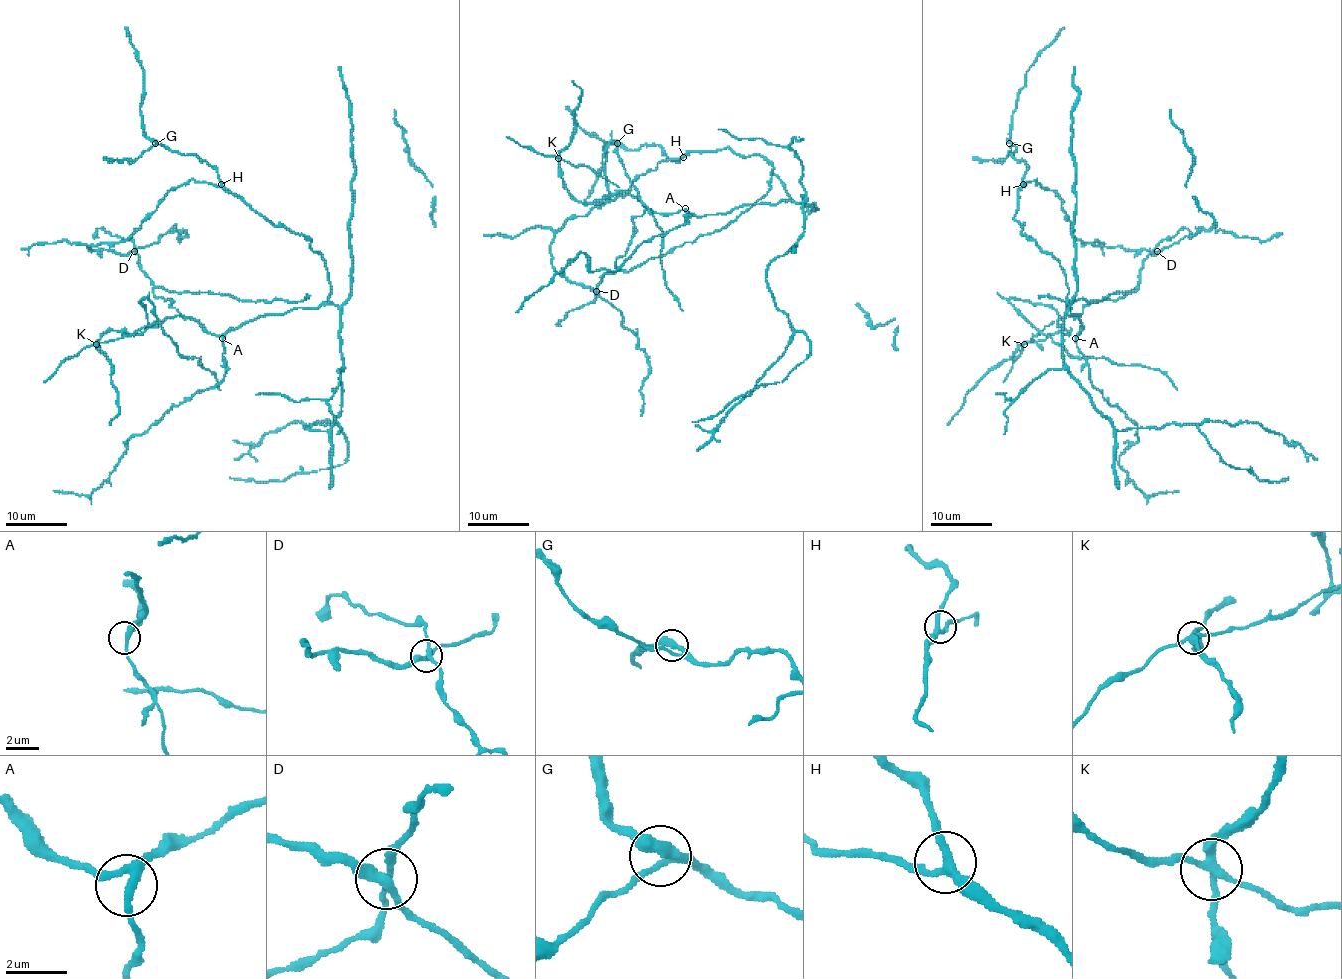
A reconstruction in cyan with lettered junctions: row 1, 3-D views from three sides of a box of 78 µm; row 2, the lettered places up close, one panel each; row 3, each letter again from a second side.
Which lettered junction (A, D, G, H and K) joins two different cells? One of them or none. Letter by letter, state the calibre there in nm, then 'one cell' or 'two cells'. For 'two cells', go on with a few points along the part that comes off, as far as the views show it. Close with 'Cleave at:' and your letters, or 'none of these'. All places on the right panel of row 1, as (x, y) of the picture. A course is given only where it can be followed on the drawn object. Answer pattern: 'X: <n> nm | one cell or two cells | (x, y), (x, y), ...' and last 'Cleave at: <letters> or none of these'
A: 240 nm | one cell
D: 240 nm | one cell
G: 320 nm | one cell
H: 240 nm | one cell
K: 280 nm | two cells | (1025, 344), (1054, 321)
Cleave at: K

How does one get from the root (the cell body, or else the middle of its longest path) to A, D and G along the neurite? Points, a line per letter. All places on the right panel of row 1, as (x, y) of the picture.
A: (1070, 307), (1070, 312), (1079, 317), (1082, 324), (1082, 330), (1075, 338)
D: (1070, 307), (1082, 324), (1078, 335), (1076, 318), (1082, 307), (1124, 297), (1137, 285), (1142, 262), (1157, 251)
G: (1070, 307), (1064, 269), (1022, 233), (1014, 218), (1028, 166), (1011, 155), (1017, 149), (1009, 143)

